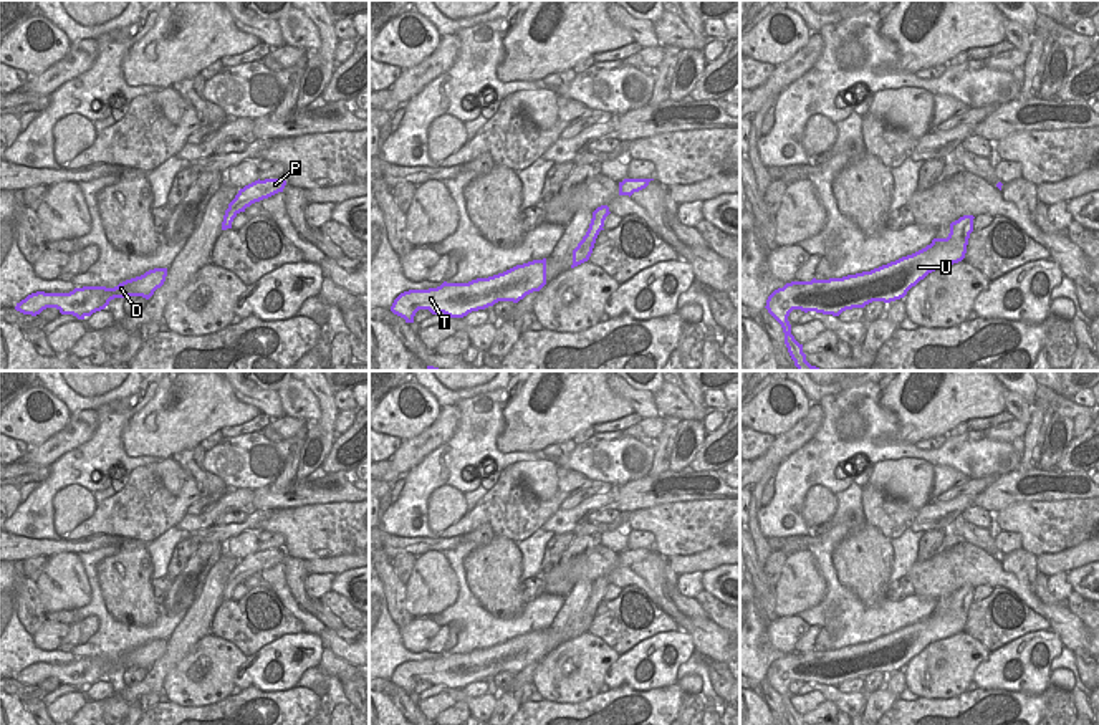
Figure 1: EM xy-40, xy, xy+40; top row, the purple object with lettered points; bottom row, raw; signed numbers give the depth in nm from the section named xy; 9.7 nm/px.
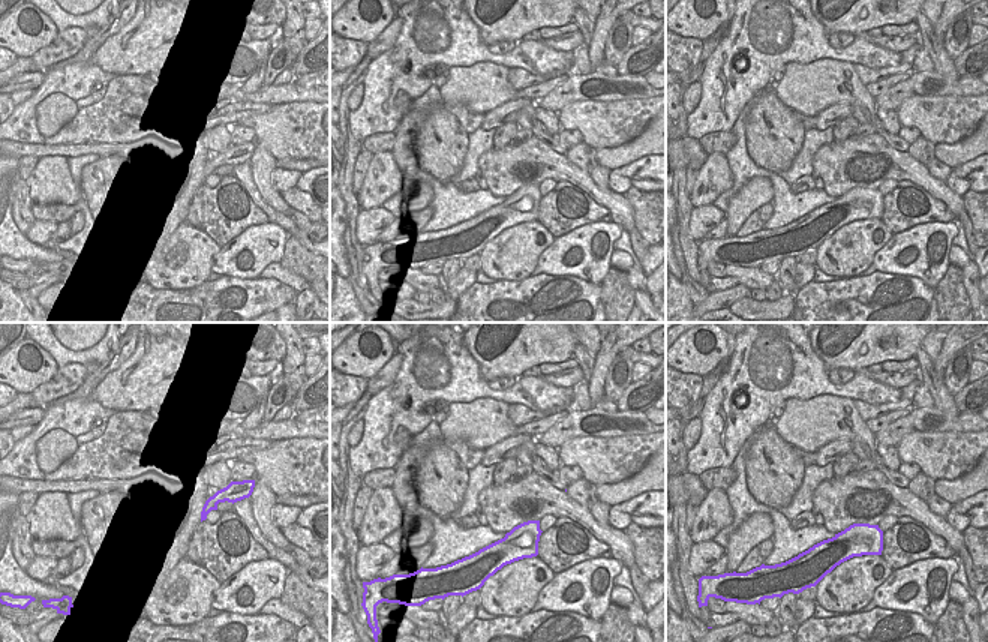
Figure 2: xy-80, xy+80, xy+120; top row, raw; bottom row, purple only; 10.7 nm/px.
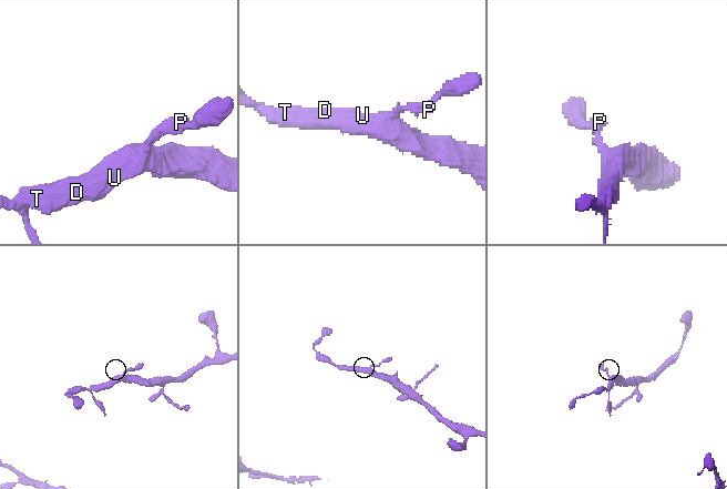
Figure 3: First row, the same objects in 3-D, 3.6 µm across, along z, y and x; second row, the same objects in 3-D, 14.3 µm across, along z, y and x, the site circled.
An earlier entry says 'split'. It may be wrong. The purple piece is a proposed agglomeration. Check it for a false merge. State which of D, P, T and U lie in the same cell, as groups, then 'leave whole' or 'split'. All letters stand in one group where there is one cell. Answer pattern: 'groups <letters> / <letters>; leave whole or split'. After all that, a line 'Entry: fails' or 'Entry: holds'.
groups D P T U; leave whole
Entry: fails

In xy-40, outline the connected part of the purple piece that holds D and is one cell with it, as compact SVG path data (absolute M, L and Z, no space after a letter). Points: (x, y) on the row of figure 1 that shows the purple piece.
M154 268L141 276L126 280L114 288L83 286L70 293L36 291L17 303L15 310L23 314L36 316L46 308L56 308L61 314L73 314L84 319L104 310L114 298L142 296L149 300L166 281L167 268Z

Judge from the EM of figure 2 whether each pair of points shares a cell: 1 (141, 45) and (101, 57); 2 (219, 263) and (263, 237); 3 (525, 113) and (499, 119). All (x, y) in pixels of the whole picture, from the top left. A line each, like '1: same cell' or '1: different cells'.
1: same cell
2: same cell
3: different cells

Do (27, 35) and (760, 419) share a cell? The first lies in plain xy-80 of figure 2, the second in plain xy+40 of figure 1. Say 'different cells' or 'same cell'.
same cell

